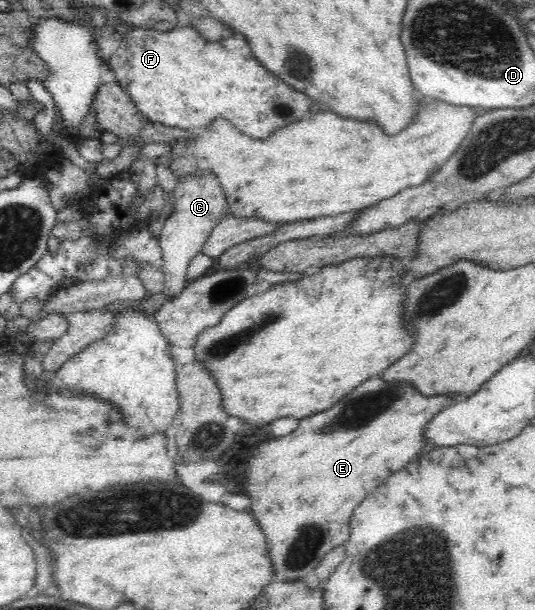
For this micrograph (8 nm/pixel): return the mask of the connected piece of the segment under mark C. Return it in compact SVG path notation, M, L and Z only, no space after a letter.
M188 174L184 176L176 184L173 199L175 208L164 222L159 237L163 260L161 269L165 277L164 291L170 297L178 296L190 282L186 280L186 269L196 255L202 254L202 247L204 247L206 239L210 237L214 225L218 225L218 222L230 216L227 211L229 203L226 201L220 180L216 179L216 174Z

